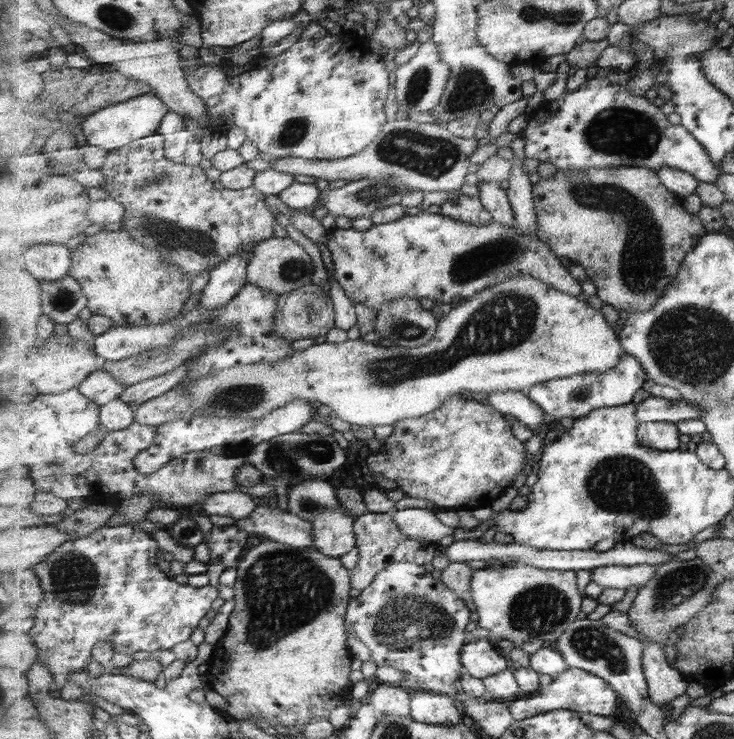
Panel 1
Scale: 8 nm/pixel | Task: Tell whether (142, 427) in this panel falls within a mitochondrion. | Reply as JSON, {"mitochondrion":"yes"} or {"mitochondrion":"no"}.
{"mitochondrion":"no"}

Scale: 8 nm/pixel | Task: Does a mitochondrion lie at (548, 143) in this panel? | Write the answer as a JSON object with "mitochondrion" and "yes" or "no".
{"mitochondrion":"no"}

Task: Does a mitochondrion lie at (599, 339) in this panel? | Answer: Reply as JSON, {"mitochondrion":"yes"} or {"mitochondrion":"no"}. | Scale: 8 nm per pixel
{"mitochondrion":"no"}

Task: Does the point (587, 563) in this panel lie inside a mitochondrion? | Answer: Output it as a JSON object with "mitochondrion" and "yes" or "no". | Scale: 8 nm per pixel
{"mitochondrion":"no"}

